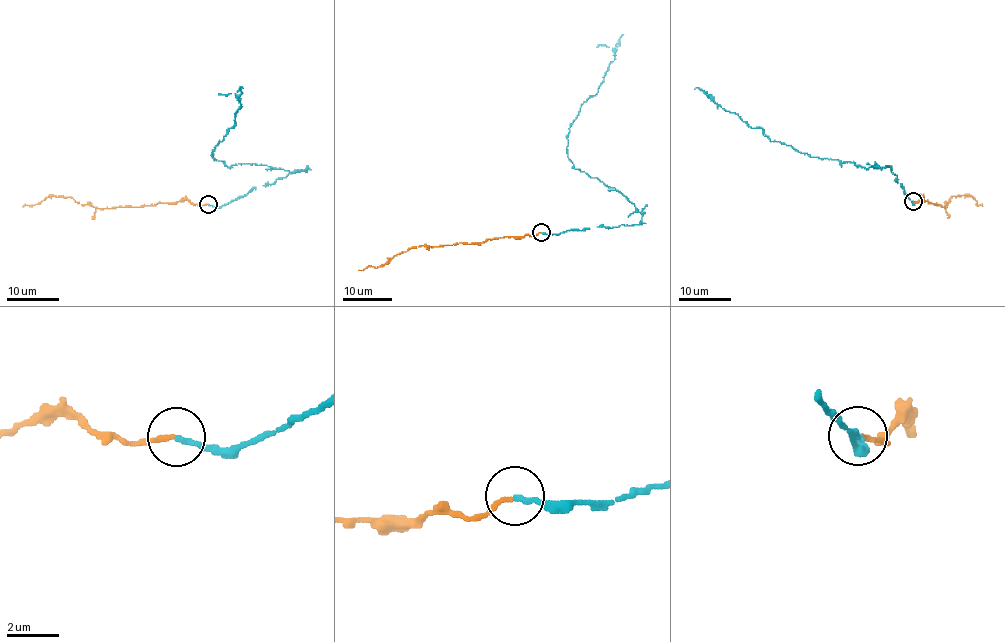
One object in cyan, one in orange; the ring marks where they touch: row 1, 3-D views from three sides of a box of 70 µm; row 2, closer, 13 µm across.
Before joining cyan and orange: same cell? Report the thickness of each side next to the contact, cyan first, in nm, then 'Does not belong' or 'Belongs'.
Thickness 220 nm (cyan) against 190 nm. Belongs

